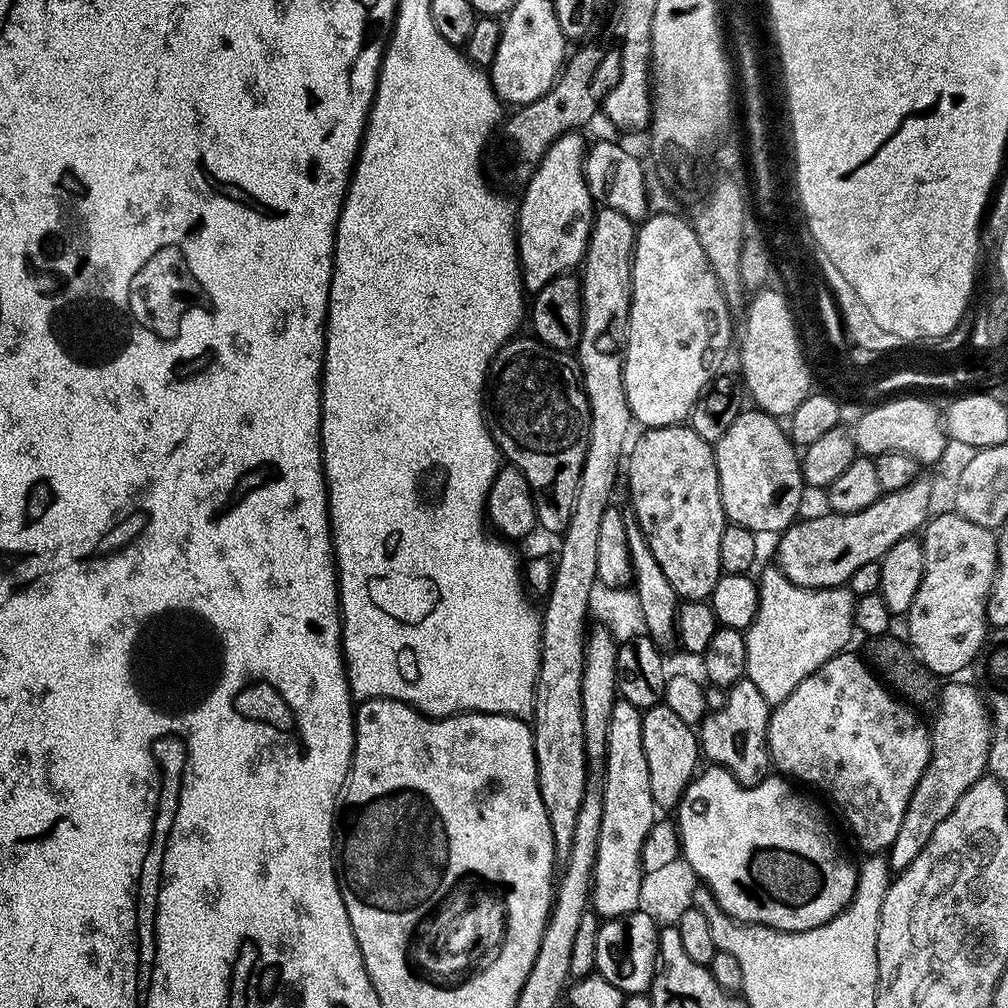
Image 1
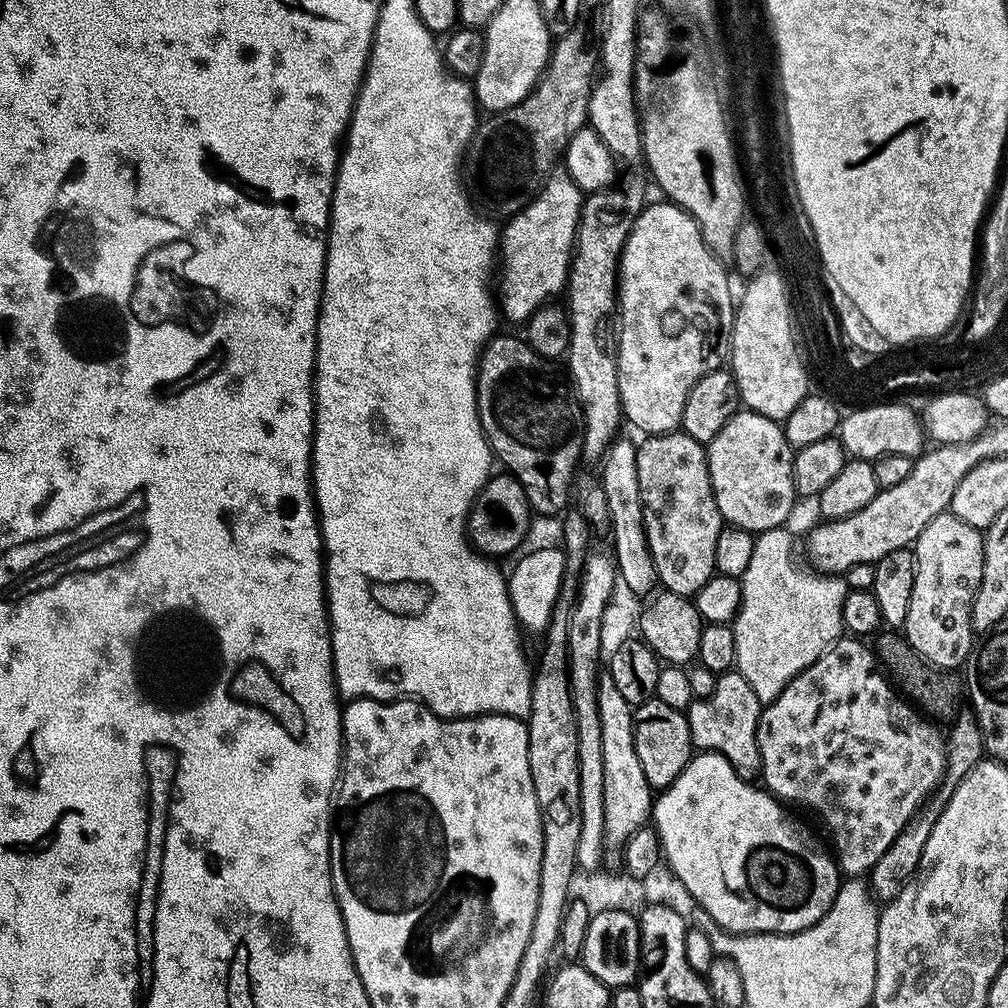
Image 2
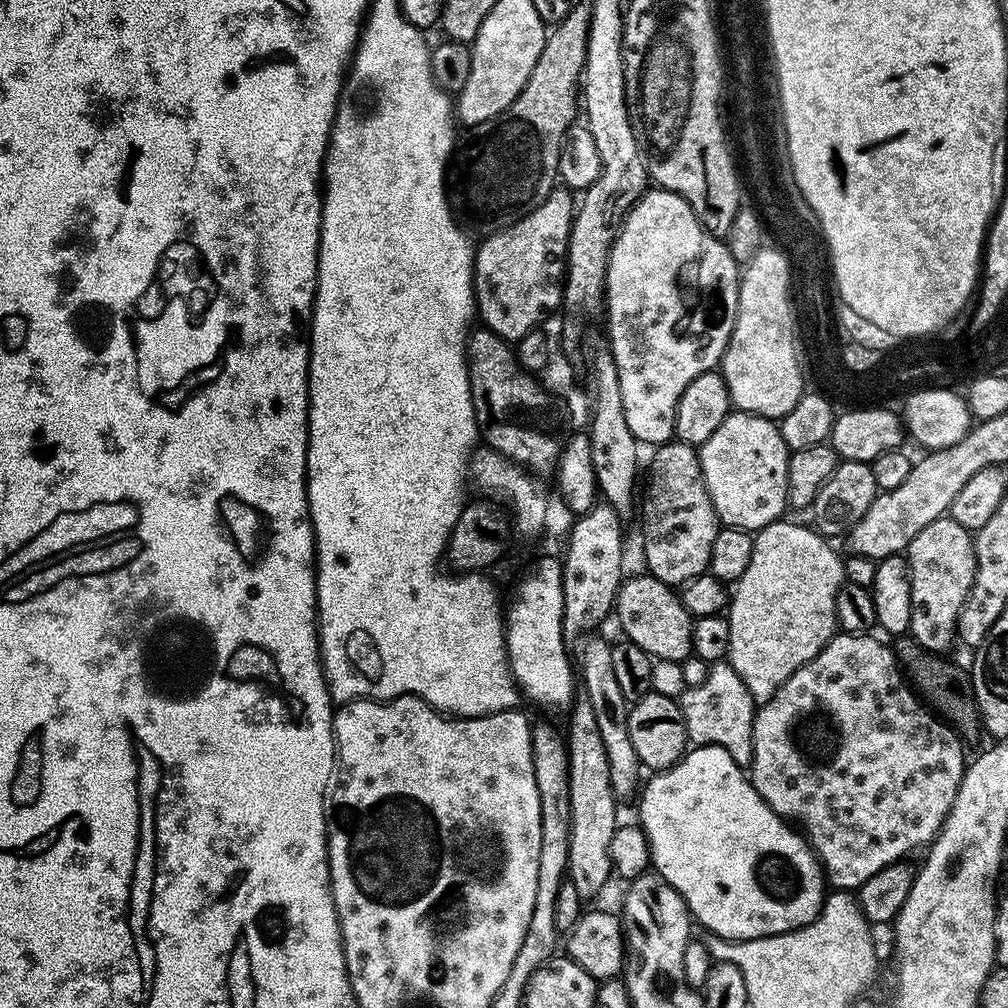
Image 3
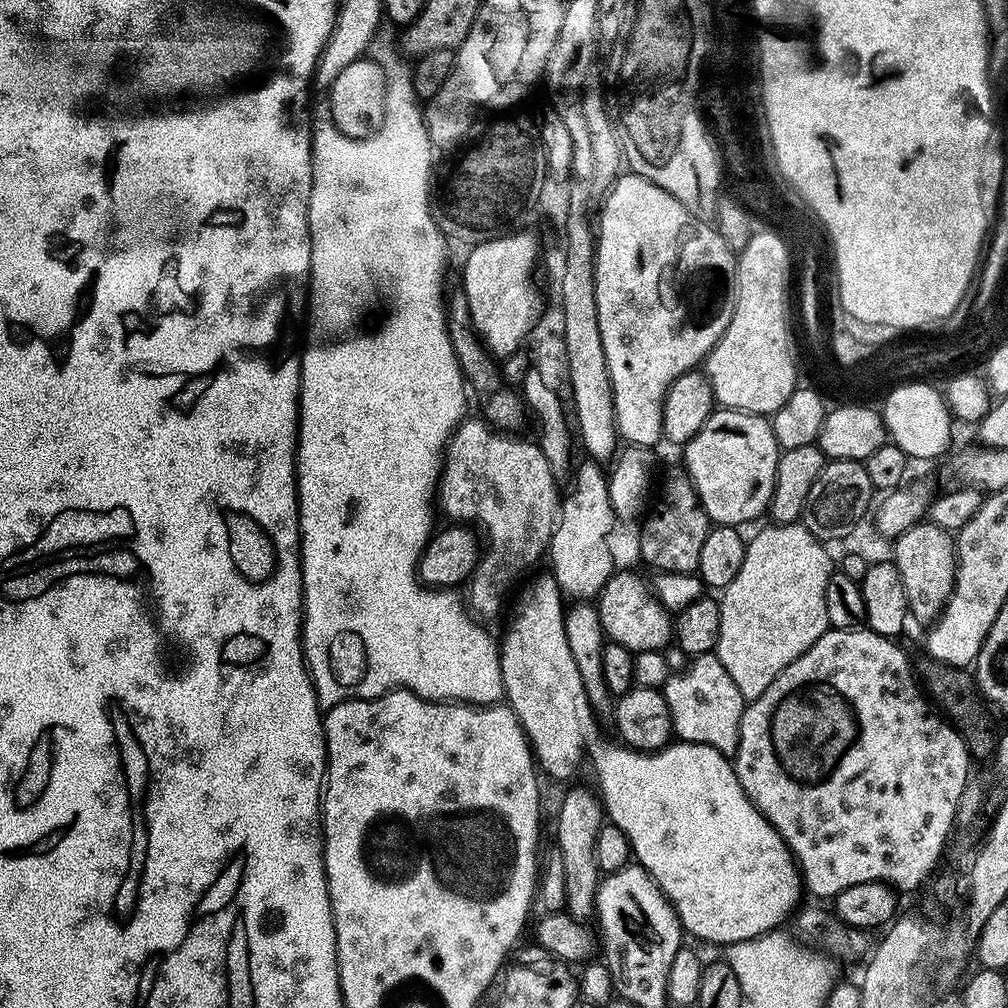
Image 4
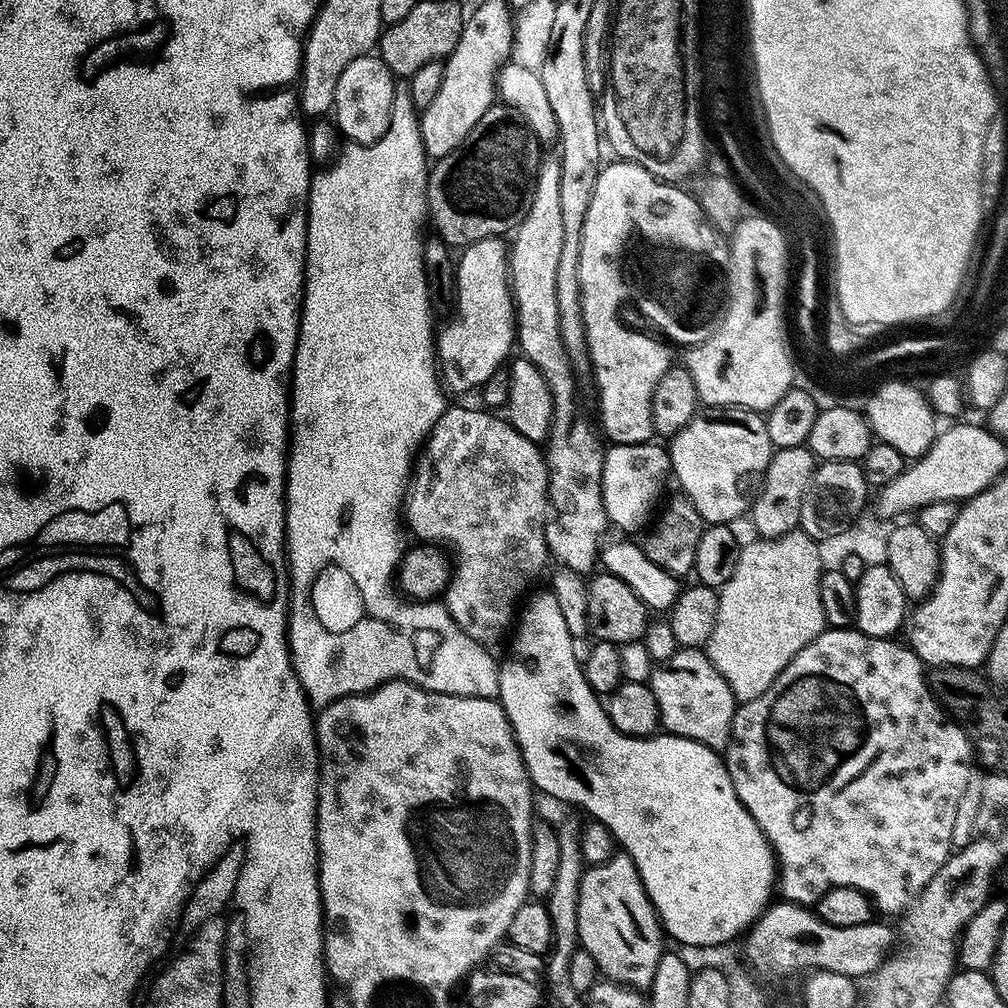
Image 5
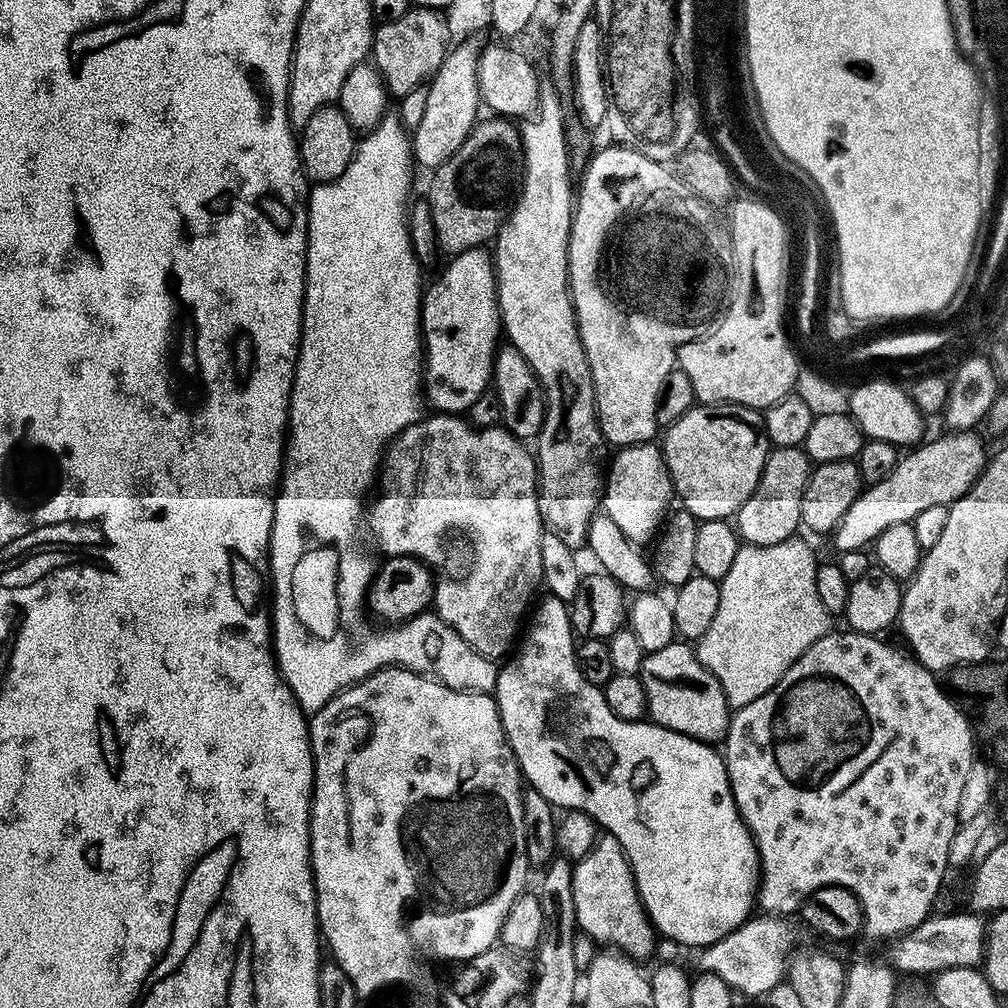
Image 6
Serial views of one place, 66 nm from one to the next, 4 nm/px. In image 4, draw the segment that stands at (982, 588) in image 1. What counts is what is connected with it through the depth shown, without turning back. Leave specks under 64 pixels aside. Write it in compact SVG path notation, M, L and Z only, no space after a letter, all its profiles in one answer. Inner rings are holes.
M921 522L895 537L893 544L896 545L890 556L898 574L902 574L911 619L921 620L924 626L931 625L948 604L952 587L956 585L958 557L953 533L933 522Z

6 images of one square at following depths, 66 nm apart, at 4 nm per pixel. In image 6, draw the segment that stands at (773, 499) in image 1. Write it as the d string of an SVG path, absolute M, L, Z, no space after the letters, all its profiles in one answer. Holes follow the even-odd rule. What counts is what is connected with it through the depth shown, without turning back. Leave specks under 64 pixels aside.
M697 403L690 410L686 410L686 414L682 414L682 418L678 418L678 422L667 425L664 436L664 444L662 443L662 451L664 453L664 461L668 467L668 473L672 479L672 486L678 500L681 500L683 511L689 512L691 516L696 517L697 521L705 520L728 520L735 517L740 511L740 507L746 502L746 498L750 498L750 494L754 494L754 490L758 486L758 482L762 478L762 470L764 464L768 460L770 451L770 441L768 435L764 432L764 417L757 409L748 408L744 404L702 404Z

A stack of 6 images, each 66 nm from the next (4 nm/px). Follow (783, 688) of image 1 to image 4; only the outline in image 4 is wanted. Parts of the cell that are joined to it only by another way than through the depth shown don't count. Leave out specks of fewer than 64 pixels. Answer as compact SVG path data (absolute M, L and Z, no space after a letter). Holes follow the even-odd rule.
M773 523L771 527L762 529L753 540L747 541L742 570L738 570L738 578L734 578L734 582L730 582L730 586L723 589L722 595L719 597L722 626L720 627L720 637L716 643L714 655L720 659L722 666L726 666L726 674L730 674L730 678L734 678L734 686L738 686L738 690L743 694L745 701L748 702L757 700L770 686L770 682L774 682L774 678L778 678L778 674L783 668L790 666L803 652L810 650L810 646L814 642L818 642L818 638L822 638L822 634L829 631L830 628L826 618L826 586L834 571L834 560L828 557L828 552L824 549L827 547L821 540L814 538L814 534L810 534L810 530L806 530L803 523Z

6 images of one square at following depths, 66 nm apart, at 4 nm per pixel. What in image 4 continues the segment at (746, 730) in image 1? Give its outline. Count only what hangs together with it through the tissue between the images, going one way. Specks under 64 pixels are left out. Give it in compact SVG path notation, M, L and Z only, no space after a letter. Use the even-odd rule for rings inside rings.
M707 652L695 657L683 670L669 675L662 685L662 693L672 715L672 731L681 741L705 744L723 756L735 757L746 701L717 656Z

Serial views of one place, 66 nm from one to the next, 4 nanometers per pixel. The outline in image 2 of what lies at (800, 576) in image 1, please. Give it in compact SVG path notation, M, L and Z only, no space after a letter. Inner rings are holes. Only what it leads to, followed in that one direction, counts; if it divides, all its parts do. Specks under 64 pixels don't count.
M985 431L977 440L980 444L975 440L957 445L945 444L933 447L933 452L917 455L907 478L898 482L898 486L877 492L865 508L858 510L858 514L820 522L808 536L811 563L821 573L843 574L850 570L850 566L875 564L894 550L915 545L926 522L949 507L955 487L962 482L963 476L984 460L992 460L998 455L998 436L989 436Z

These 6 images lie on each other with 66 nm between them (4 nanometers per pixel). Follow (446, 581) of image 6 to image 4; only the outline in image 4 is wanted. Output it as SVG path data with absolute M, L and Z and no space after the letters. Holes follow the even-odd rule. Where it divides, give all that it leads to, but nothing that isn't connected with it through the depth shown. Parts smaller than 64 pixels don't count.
M465 418L448 439L442 457L442 471L438 481L438 508L449 516L452 522L467 522L481 533L488 535L488 544L483 545L482 555L467 581L466 604L481 621L489 622L504 608L508 591L516 579L527 568L532 568L547 553L548 541L552 539L554 521L558 516L558 479L550 470L550 462L540 449L539 443L519 440L516 434L505 434L492 427L487 420Z

